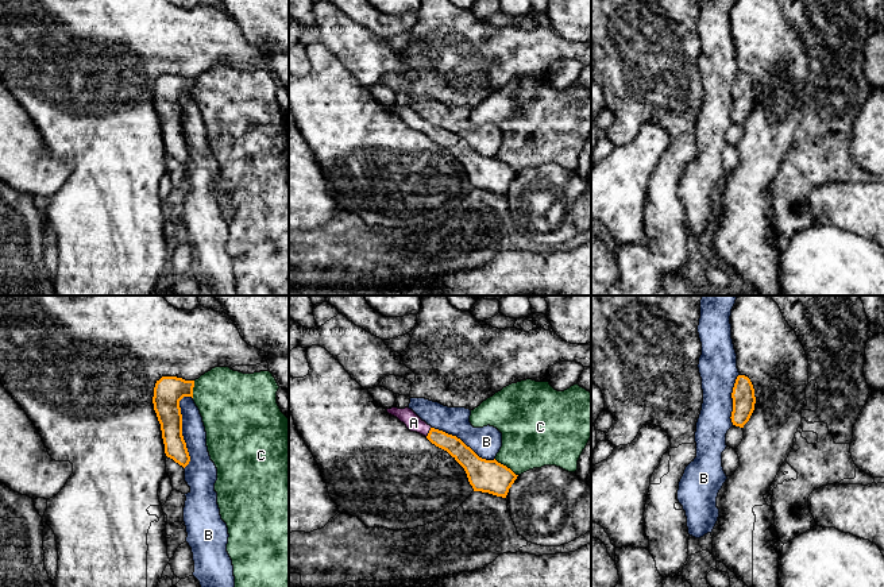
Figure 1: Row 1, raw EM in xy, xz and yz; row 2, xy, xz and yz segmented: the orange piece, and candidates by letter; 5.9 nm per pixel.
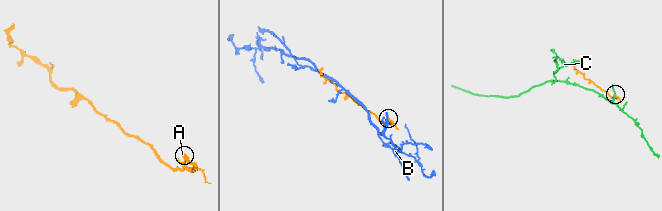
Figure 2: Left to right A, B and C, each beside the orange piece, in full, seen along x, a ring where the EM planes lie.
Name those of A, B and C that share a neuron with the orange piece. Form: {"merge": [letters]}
{"merge": ["A"]}

